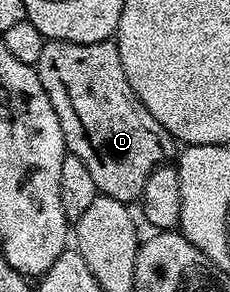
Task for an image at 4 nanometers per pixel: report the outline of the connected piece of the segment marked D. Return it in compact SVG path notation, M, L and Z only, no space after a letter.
M112 39L94 44L51 40L43 46L43 54L39 54L39 62L35 67L43 90L47 90L47 98L51 98L55 114L59 114L59 126L63 130L66 149L78 156L87 170L91 170L91 178L95 178L98 193L127 205L140 201L143 186L153 169L174 159L175 141L162 124L155 122L155 118L131 90L116 43Z

